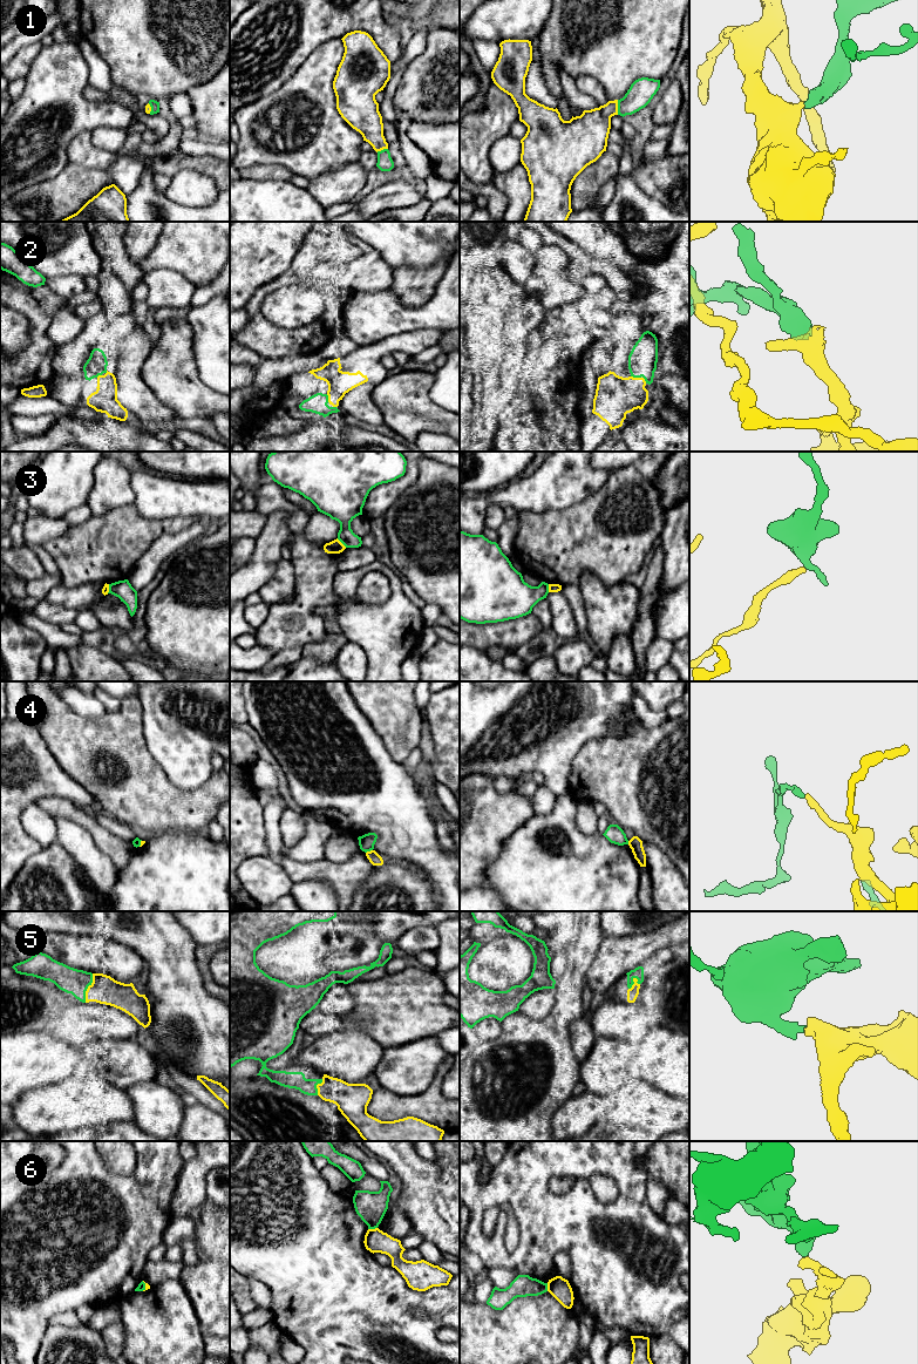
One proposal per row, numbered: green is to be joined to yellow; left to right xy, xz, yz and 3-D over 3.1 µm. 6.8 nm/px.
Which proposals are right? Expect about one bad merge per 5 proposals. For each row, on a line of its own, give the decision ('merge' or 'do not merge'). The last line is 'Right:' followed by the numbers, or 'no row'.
1: merge
2: merge
3: do not merge
4: do not merge
5: merge
6: do not merge
Right: 1, 2, 5

